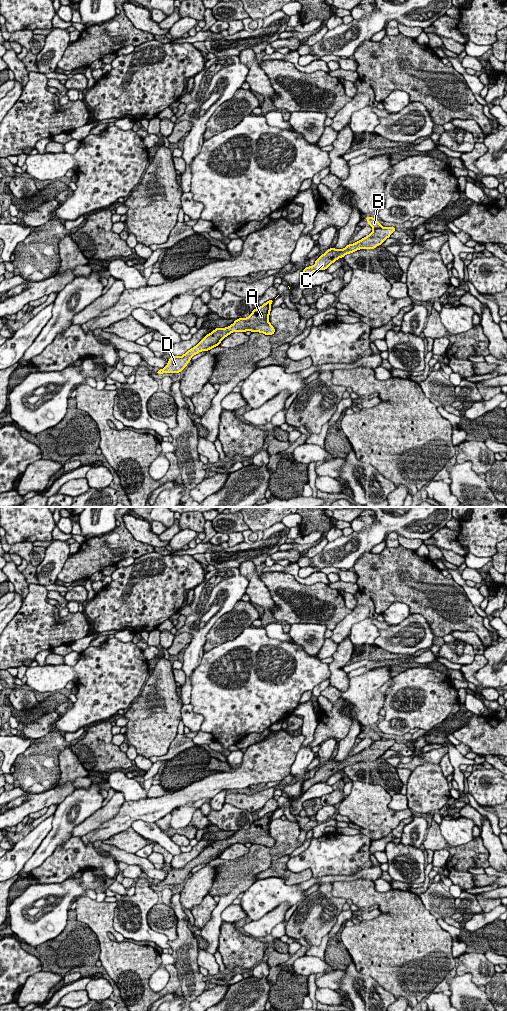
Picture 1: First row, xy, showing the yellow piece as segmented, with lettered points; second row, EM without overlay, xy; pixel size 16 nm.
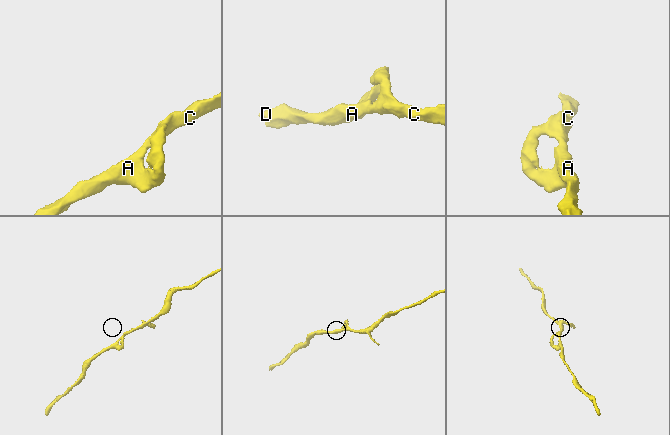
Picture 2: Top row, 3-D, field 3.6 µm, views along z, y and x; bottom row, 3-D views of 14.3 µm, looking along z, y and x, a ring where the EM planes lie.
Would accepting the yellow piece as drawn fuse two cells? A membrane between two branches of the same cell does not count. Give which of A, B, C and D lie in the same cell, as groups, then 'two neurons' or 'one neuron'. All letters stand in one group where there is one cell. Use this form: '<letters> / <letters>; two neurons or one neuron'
A C D / B; two neurons

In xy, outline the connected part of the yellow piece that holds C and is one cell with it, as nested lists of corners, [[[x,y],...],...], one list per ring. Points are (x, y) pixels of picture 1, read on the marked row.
[[[383,227],[374,229],[369,235],[361,240],[347,245],[343,249],[330,248],[326,250],[313,266],[305,267],[302,273],[302,280],[306,280],[312,273],[327,269],[332,263],[345,255],[353,253],[360,249],[374,249],[381,245],[390,235],[396,231],[395,227]]]

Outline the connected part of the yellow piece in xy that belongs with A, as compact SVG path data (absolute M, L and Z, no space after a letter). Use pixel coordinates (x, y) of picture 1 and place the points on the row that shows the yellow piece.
M269 300L259 308L256 308L247 318L239 318L228 327L216 328L193 348L188 350L182 356L172 356L167 365L157 371L161 375L163 373L179 373L191 361L191 358L202 351L208 351L218 346L221 341L233 332L259 332L265 335L273 335L275 328L269 322L269 315L271 311L271 304L274 300Z

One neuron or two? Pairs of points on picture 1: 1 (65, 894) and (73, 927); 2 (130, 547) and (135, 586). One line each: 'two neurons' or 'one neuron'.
1: two neurons
2: two neurons

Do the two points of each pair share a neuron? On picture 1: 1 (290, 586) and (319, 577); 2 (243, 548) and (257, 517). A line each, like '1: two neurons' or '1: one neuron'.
1: two neurons
2: two neurons

